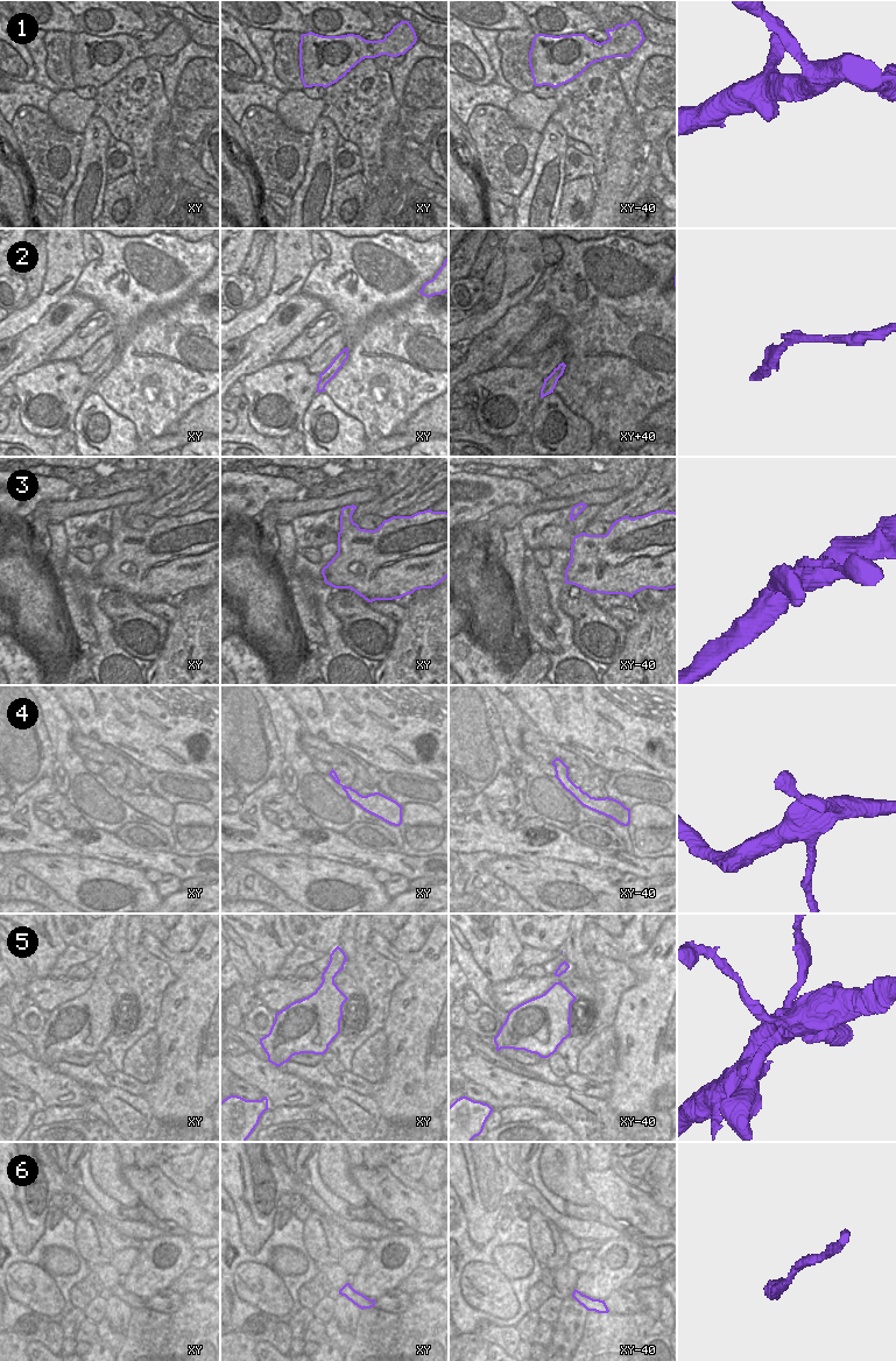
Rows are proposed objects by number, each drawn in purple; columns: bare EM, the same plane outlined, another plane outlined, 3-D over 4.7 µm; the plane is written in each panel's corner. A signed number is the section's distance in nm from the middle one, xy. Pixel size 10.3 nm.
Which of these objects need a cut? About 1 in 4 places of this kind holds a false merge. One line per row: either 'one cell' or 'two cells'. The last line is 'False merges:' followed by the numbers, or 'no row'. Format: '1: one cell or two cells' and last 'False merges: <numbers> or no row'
1: one cell
2: one cell
3: one cell
4: one cell
5: two cells
6: one cell
False merges: 5

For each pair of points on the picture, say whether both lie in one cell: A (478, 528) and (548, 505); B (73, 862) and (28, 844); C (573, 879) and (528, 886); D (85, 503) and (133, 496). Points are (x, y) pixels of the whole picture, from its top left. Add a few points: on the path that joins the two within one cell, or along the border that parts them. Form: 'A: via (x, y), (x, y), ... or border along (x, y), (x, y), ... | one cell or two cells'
A: via (495, 517), (513, 515), (530, 507) | one cell
B: border along (28, 852), (77, 854), (79, 857) | two cells
C: via (562, 886), (540, 886) | one cell
D: via (97, 503), (121, 499) | one cell

